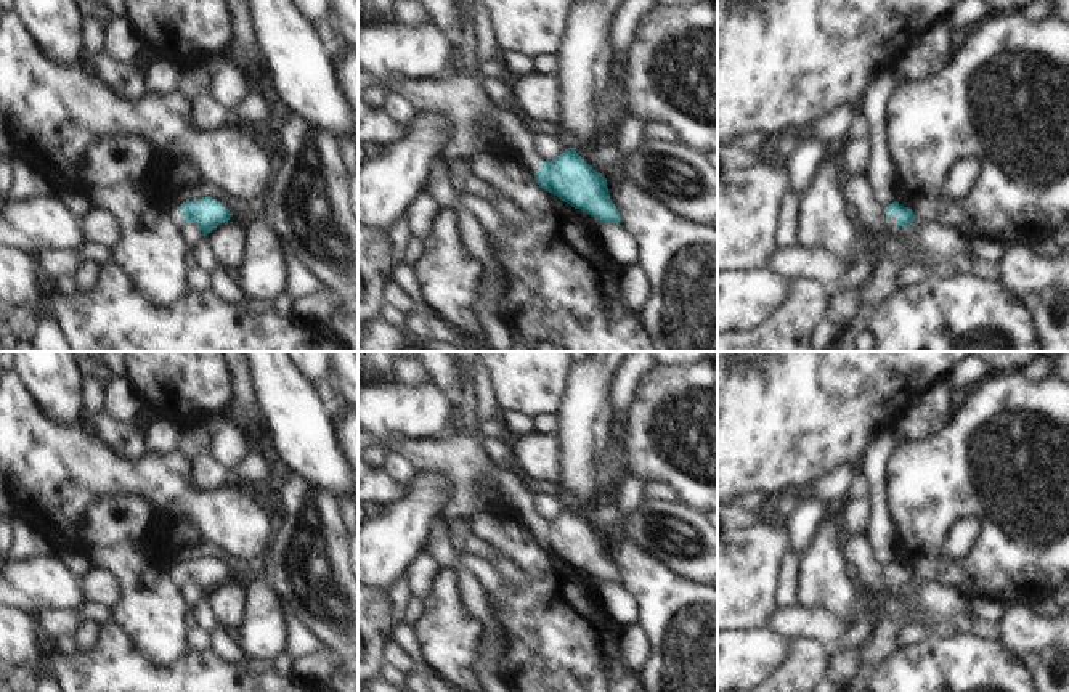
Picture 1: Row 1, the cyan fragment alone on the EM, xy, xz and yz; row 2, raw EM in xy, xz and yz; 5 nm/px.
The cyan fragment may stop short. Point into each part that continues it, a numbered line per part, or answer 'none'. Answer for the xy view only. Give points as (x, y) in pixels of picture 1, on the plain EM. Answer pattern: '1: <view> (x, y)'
1: xy (174, 573)

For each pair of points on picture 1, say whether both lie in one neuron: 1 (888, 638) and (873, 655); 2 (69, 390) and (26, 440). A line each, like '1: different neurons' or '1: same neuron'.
1: same neuron
2: different neurons

